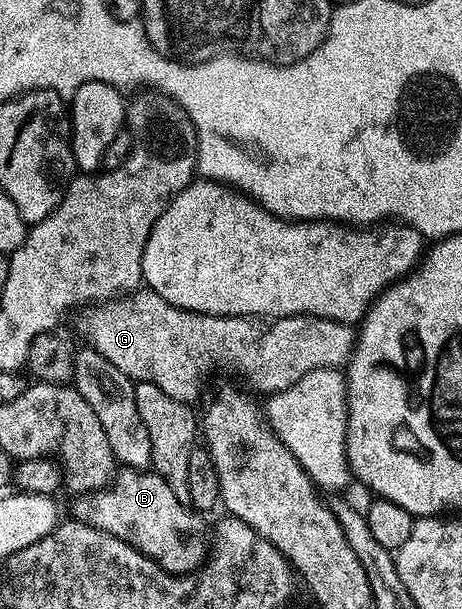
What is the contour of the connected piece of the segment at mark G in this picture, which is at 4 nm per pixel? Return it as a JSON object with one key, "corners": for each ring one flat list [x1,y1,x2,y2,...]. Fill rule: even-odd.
{"corners":[[150,288,132,290,131,293,113,298,109,302,92,304,79,316,79,330,87,337,86,345,101,352,101,356,105,356,105,360,109,360,113,368,125,372,125,376,134,383,157,384,157,388,173,396,173,400,188,404,195,404,198,400,199,393,203,390,203,381,210,370,228,370,229,373,244,378,252,386,252,391,260,390,263,396,280,394,297,384,297,380,301,380,301,376,309,372,346,367,355,351,357,337,354,325,334,322,328,318,312,318,310,314,268,320,258,316,222,318,189,312,169,304,157,291]]}

